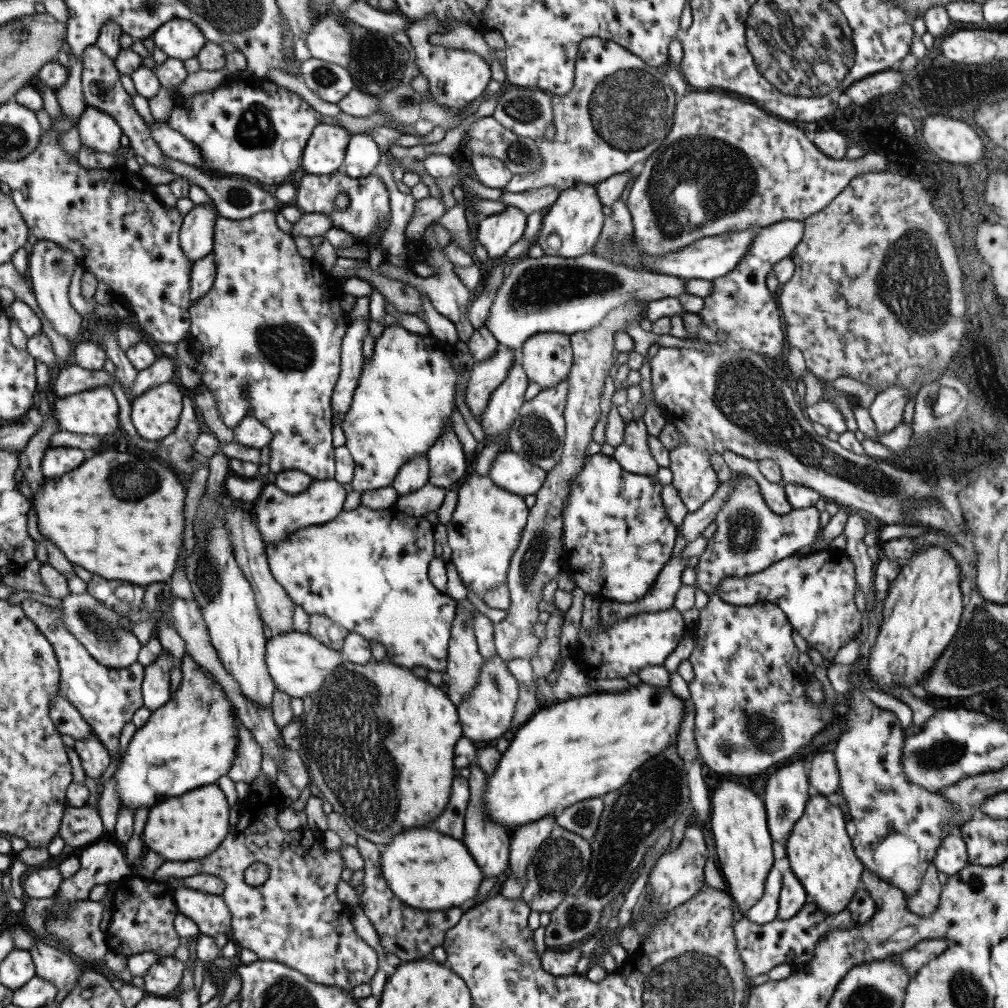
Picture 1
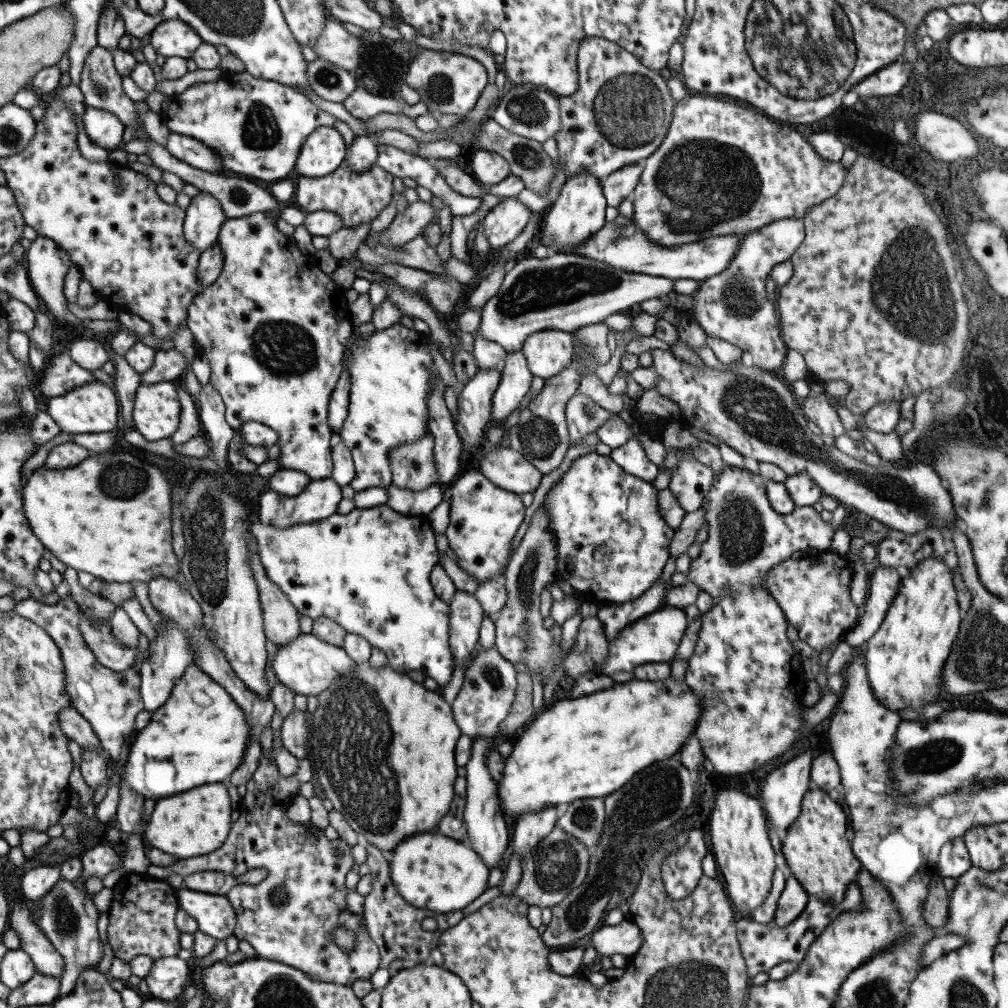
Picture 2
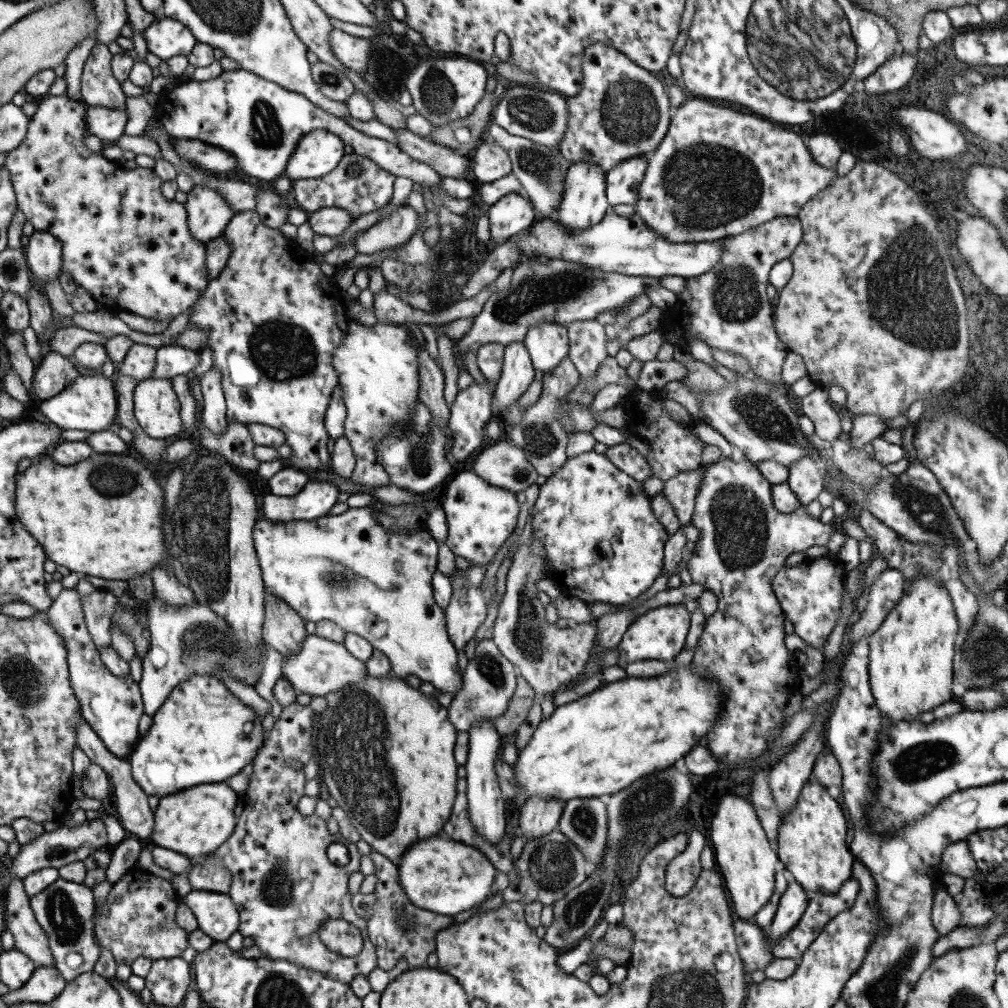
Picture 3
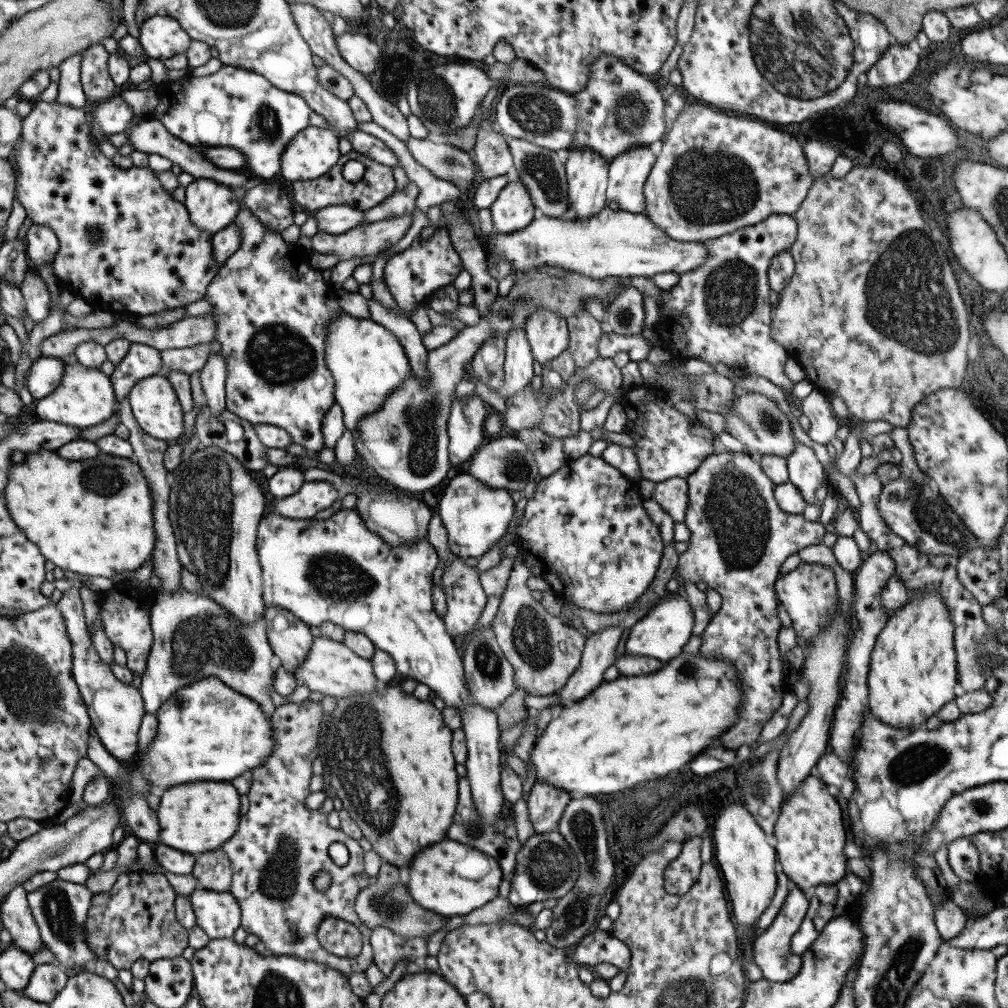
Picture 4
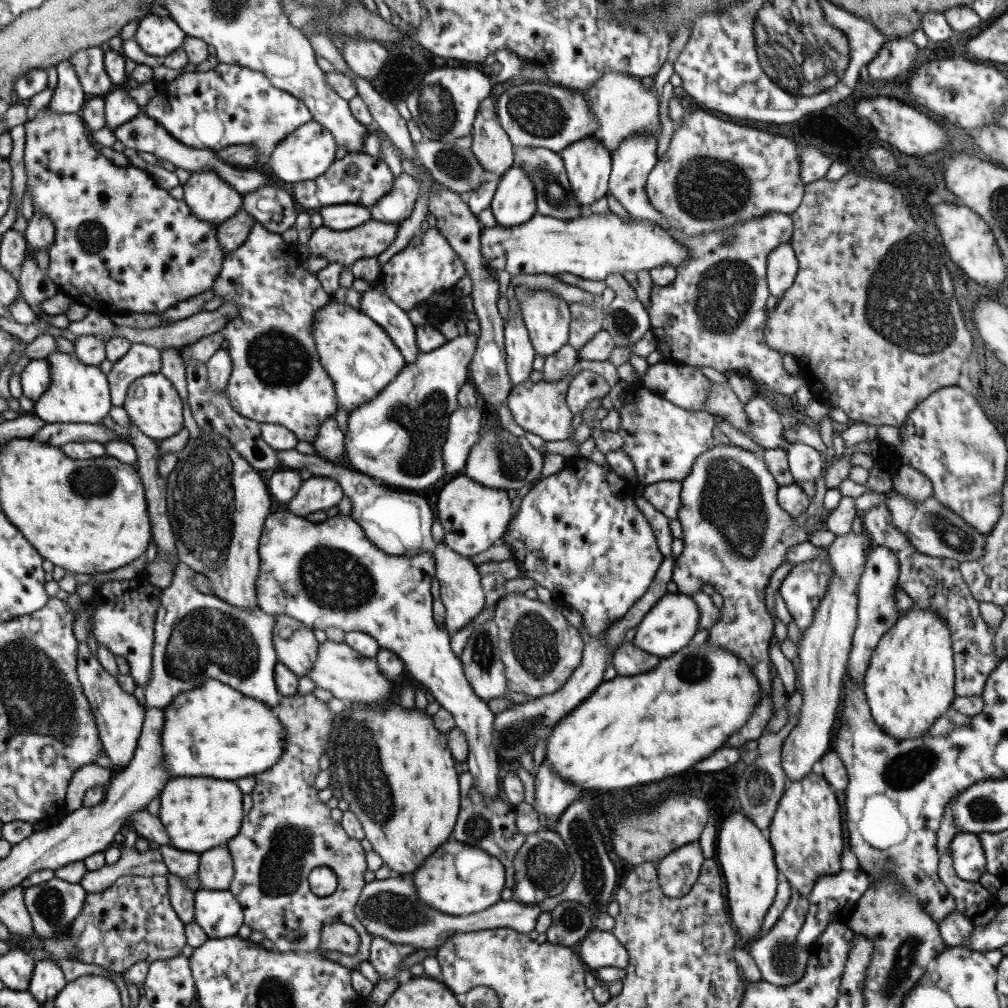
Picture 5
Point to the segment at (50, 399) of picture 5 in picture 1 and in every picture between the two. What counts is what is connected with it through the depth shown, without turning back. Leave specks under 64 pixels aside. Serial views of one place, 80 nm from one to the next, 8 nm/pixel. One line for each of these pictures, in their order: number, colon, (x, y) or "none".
1: (93, 412)
2: (91, 408)
3: (88, 403)
4: (84, 397)

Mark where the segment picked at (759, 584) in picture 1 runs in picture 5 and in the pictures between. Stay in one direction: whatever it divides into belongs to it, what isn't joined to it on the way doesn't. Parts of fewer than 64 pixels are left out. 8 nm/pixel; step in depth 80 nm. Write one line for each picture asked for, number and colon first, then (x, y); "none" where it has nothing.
2: (813, 592)
3: (809, 594)
4: (807, 593)
5: (801, 589)

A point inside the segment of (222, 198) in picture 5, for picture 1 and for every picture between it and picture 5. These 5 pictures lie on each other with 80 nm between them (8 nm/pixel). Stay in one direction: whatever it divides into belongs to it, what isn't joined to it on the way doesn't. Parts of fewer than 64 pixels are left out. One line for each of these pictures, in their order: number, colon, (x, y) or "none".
1: (195, 238)
2: (203, 217)
3: (207, 215)
4: (210, 205)

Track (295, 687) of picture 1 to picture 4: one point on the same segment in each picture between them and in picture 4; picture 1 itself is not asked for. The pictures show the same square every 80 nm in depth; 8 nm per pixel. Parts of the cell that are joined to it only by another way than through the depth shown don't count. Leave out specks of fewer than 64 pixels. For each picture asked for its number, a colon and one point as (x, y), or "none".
2: (306, 665)
3: (321, 666)
4: (331, 668)

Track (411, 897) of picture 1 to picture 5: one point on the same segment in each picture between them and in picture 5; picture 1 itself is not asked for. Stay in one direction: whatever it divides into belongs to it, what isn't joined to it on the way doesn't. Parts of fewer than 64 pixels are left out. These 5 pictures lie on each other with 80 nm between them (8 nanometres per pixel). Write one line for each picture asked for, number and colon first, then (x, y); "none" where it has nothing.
2: (435, 873)
3: (432, 874)
4: (450, 879)
5: (457, 880)

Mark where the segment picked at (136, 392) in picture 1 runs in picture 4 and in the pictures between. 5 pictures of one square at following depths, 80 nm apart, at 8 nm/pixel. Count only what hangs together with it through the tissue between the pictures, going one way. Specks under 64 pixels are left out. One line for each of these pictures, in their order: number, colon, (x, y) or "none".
2: (168, 365)
3: (170, 360)
4: (188, 360)

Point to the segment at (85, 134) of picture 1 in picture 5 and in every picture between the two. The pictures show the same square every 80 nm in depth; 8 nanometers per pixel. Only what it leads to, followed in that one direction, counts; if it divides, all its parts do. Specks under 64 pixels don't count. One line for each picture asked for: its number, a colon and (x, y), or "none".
2: (105, 129)
3: (107, 124)
4: (114, 115)
5: (118, 108)

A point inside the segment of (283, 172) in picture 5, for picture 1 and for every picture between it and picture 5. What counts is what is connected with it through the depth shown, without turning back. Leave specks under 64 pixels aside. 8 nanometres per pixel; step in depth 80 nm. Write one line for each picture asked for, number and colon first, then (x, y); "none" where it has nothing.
1: (324, 150)
2: (322, 151)
3: (316, 153)
4: (312, 151)

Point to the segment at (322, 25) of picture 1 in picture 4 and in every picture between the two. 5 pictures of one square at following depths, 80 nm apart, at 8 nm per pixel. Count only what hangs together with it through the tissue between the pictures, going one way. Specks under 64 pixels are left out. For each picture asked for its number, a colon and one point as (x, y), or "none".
2: (334, 45)
3: (351, 52)
4: (357, 52)

